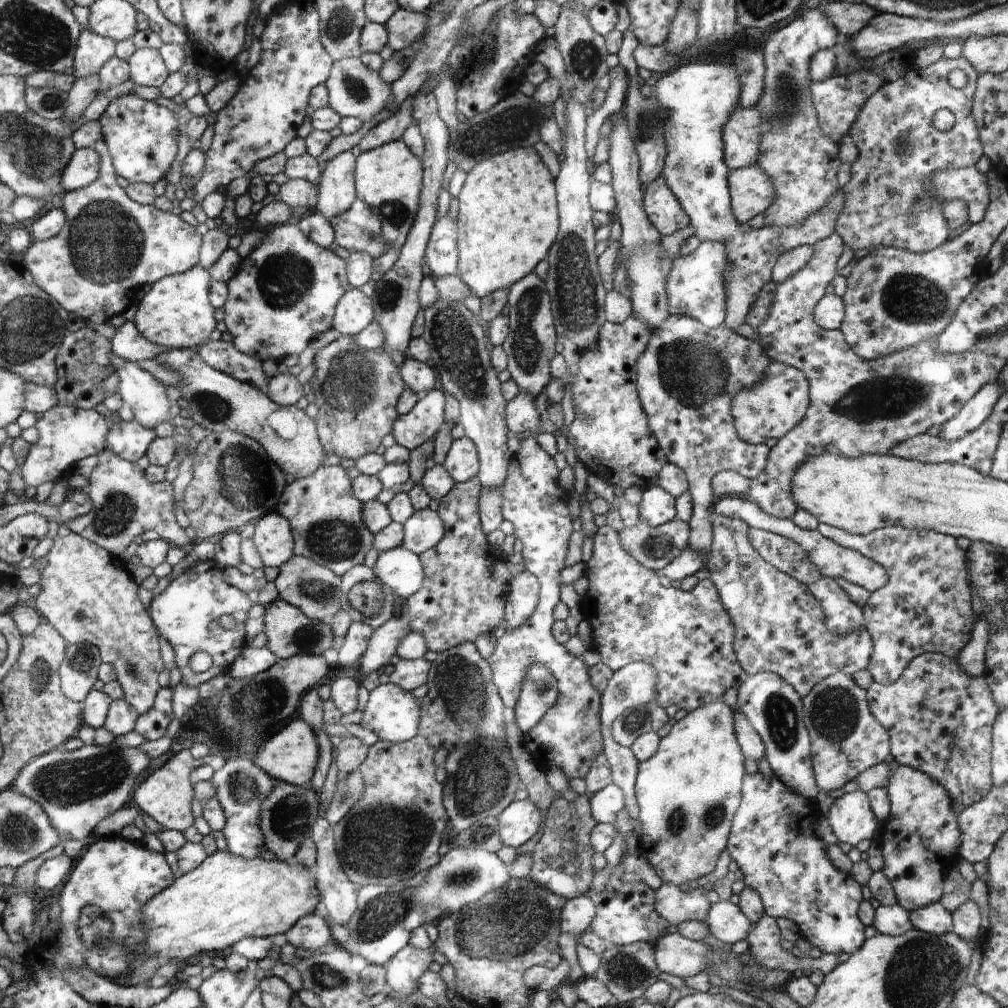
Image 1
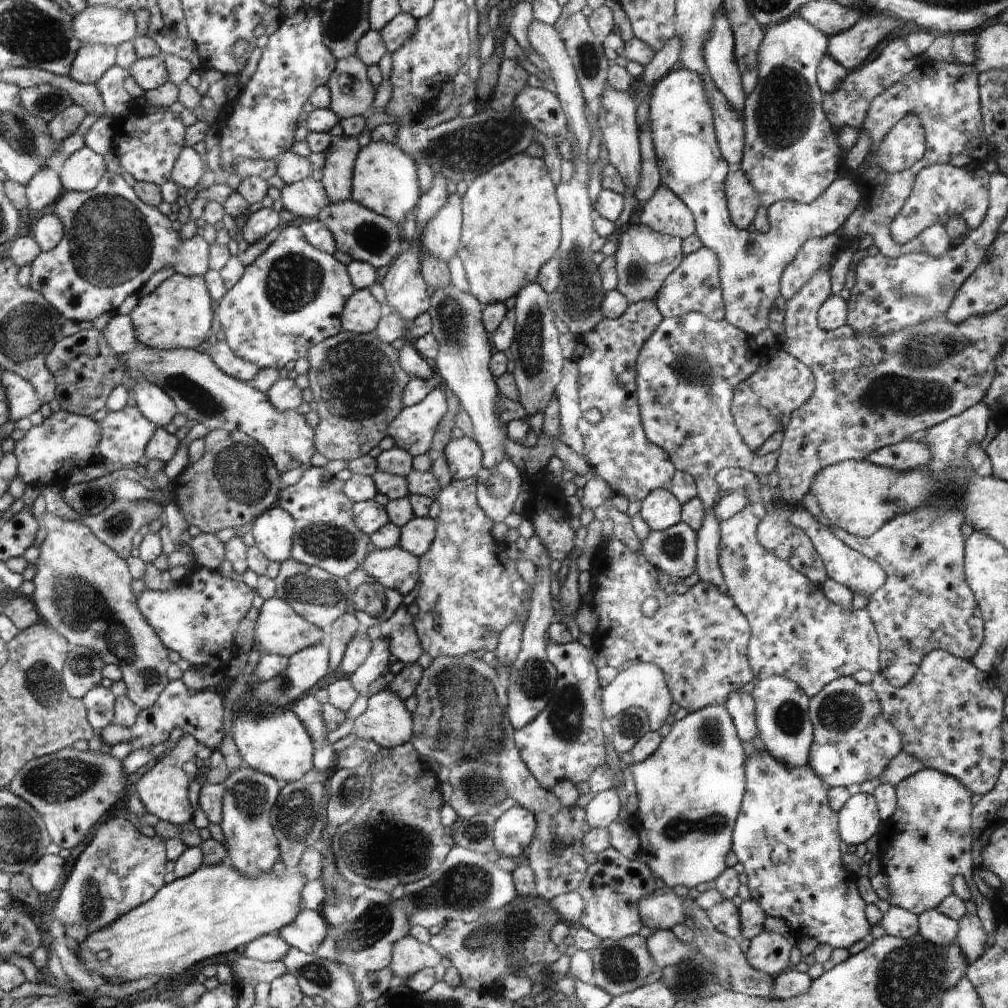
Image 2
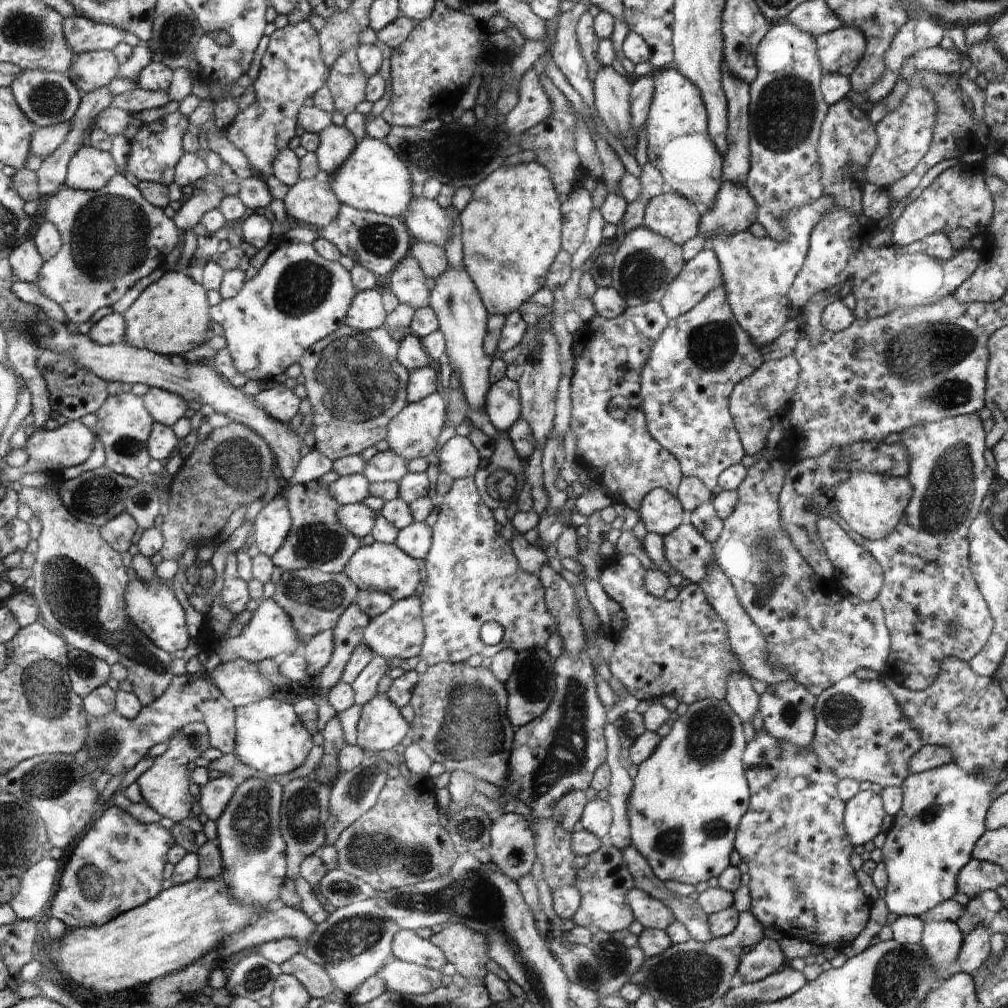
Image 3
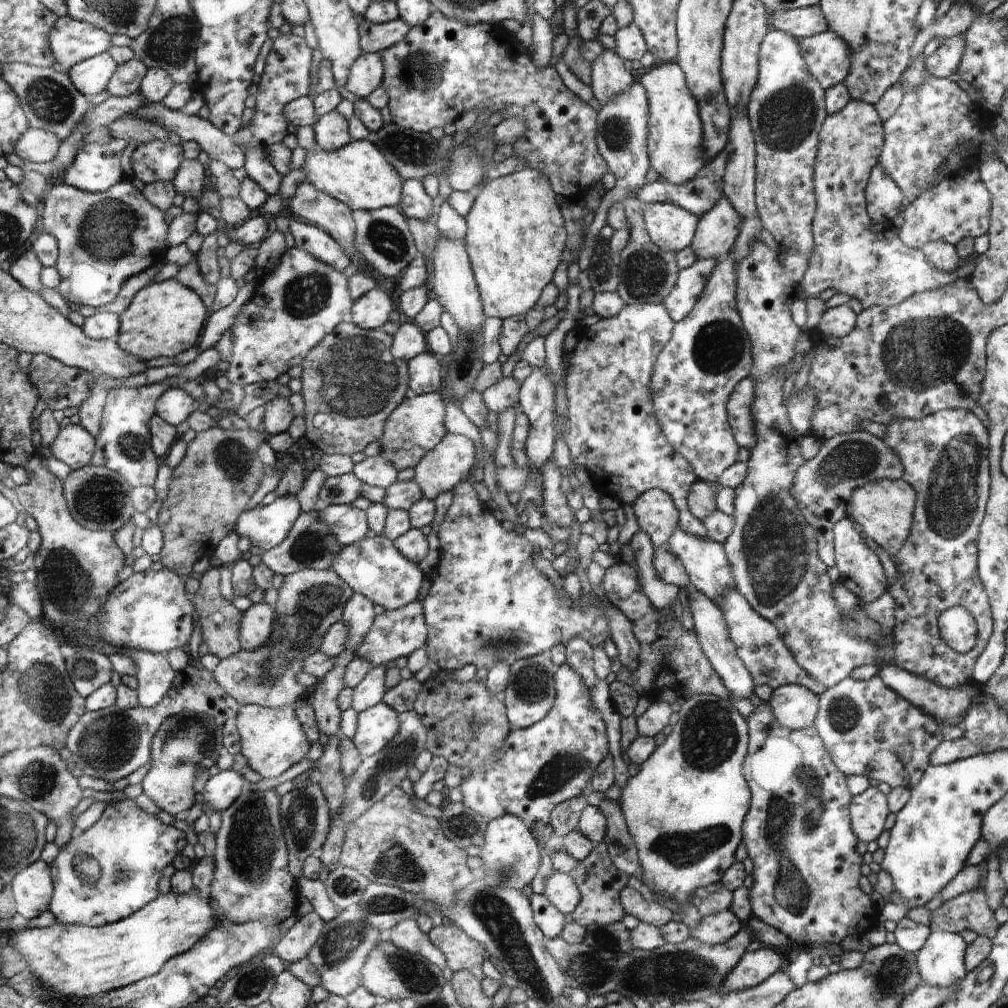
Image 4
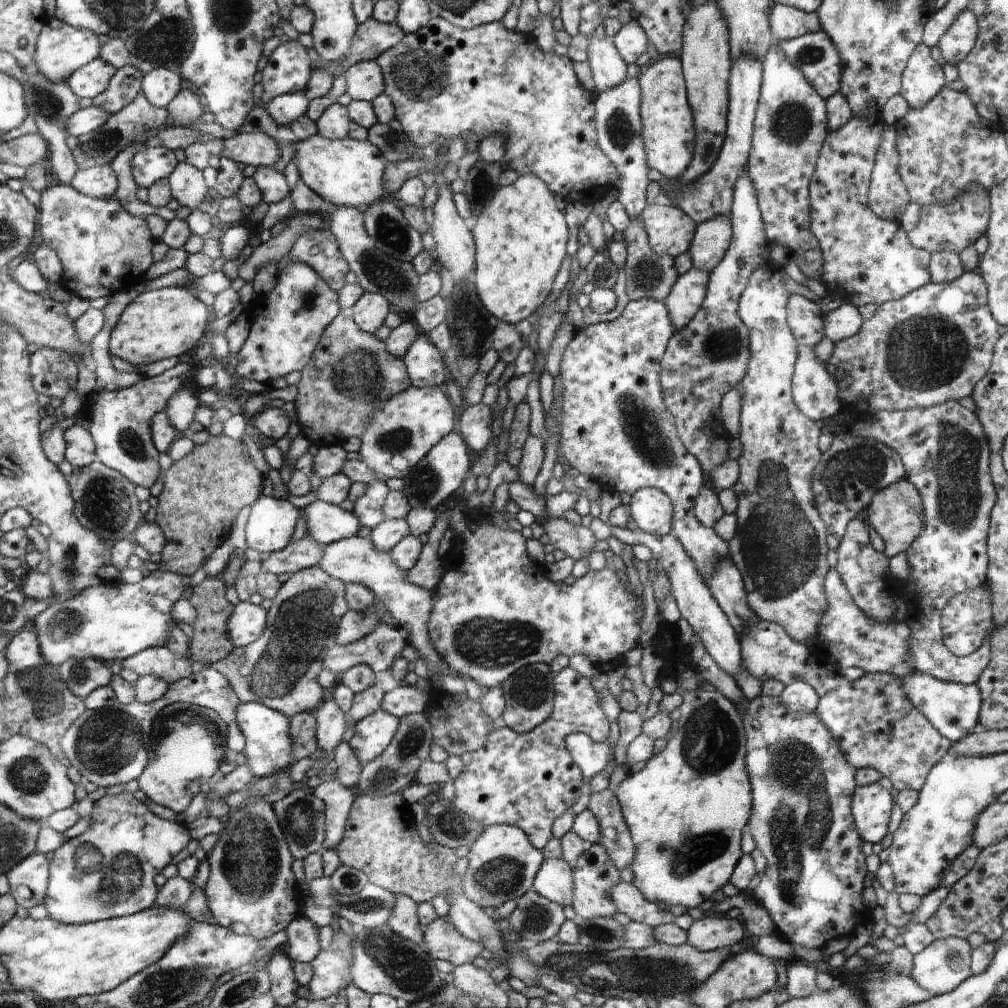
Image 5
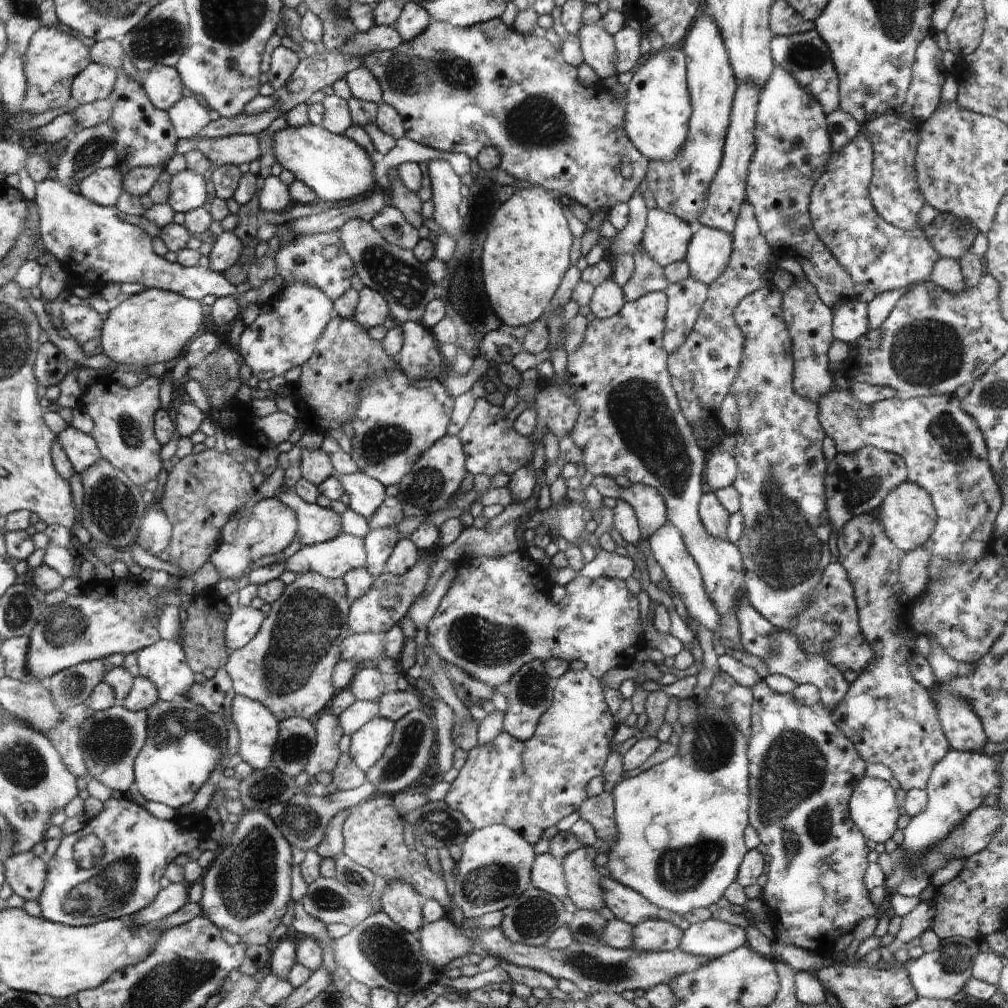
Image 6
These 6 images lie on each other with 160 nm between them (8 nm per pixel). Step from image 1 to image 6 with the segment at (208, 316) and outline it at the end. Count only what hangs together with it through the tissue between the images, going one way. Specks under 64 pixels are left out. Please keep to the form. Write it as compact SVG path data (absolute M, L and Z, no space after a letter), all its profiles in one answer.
M150 288L134 294L104 316L101 332L103 354L110 360L126 366L134 366L136 371L159 362L168 363L184 350L184 346L194 338L202 324L202 306L182 294Z

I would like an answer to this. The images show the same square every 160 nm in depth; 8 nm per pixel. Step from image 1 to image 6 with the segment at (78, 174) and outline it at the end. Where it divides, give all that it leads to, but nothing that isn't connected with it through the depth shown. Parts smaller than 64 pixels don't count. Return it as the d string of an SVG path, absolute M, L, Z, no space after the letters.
M115 168L99 169L86 176L78 189L91 202L114 207L123 195L123 174Z

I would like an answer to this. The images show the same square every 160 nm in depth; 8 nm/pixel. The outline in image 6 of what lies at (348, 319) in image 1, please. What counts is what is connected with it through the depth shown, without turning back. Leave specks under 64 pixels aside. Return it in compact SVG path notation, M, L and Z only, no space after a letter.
M364 287L359 292L359 301L352 319L366 330L379 327L390 316L388 305L387 299L381 293Z

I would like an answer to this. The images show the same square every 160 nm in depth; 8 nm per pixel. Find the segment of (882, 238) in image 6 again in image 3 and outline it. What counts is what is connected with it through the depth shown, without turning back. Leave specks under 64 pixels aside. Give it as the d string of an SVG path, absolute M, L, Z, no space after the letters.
M845 98L830 106L830 111L823 122L819 138L820 182L824 188L823 194L830 198L832 206L828 208L830 212L824 212L820 224L812 230L804 264L788 290L787 296L792 308L804 307L804 304L818 292L825 292L834 286L842 287L848 280L852 280L854 283L852 294L856 298L856 308L853 311L855 319L872 320L892 312L934 304L948 295L953 295L968 279L971 279L982 262L982 256L974 246L958 250L951 260L942 261L928 254L899 252L899 248L891 243L870 248L870 238L874 237L879 229L878 222L863 214L863 187L867 183L867 165L871 161L871 156L878 150L879 138L867 114L854 102Z

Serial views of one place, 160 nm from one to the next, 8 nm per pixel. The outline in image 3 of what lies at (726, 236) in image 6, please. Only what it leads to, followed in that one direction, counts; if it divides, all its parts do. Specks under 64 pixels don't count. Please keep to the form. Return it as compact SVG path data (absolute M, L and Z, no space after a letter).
M723 180L722 187L719 189L718 198L715 204L705 209L705 214L700 228L700 234L704 238L711 240L712 236L722 234L738 234L746 231L758 220L758 204L755 198L751 196L750 190L743 184Z

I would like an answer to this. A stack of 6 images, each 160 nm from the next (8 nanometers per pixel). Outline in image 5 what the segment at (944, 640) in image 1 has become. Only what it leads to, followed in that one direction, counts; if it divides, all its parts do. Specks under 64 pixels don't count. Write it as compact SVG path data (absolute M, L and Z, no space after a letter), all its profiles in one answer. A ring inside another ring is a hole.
M952 400L906 412L876 412L870 416L870 421L865 417L867 412L857 412L859 415L847 411L830 418L830 432L874 438L894 449L906 466L906 480L915 486L922 498L923 533L905 552L907 592L901 594L908 609L908 618L904 622L911 632L910 664L914 671L937 680L978 684L980 676L990 666L990 638L972 655L956 657L942 645L942 613L956 595L982 587L987 578L986 538L991 512L998 502L994 478L988 472L991 470L988 468L991 448L988 448L990 440L986 430L982 430L978 414ZM920 432L926 432L928 436L922 442L914 442L912 436L918 436Z

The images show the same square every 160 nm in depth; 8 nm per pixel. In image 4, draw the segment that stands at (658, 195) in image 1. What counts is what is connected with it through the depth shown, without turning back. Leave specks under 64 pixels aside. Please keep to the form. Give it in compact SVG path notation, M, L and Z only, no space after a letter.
M668 202L642 203L644 225L656 246L674 253L691 247L698 216Z

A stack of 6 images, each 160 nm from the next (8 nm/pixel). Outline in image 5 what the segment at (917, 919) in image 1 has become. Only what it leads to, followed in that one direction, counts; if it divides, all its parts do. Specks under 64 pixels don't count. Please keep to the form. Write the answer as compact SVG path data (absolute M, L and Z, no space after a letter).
M957 937L935 939L924 950L914 954L914 970L911 978L934 995L955 991L960 984L971 977L971 947L966 939Z

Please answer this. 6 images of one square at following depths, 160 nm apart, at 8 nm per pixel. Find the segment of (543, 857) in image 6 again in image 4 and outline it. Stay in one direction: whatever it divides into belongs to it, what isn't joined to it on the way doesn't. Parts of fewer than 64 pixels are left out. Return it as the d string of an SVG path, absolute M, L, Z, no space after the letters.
M554 871L546 880L544 894L560 914L572 913L580 902L580 892L568 874Z

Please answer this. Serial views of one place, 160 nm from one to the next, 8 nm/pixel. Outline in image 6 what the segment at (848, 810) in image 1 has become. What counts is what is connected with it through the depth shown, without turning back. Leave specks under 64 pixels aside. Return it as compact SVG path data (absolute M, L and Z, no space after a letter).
M866 776L851 795L850 813L863 835L877 843L885 843L896 832L896 822L901 816L890 783Z

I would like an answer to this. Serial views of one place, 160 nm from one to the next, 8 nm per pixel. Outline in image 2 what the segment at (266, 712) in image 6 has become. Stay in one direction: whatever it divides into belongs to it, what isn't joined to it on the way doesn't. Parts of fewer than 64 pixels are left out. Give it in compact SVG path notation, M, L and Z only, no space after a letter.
M293 709L274 710L262 717L260 713L241 712L231 727L234 744L243 758L244 765L284 782L294 782L314 766L314 740L303 721Z

